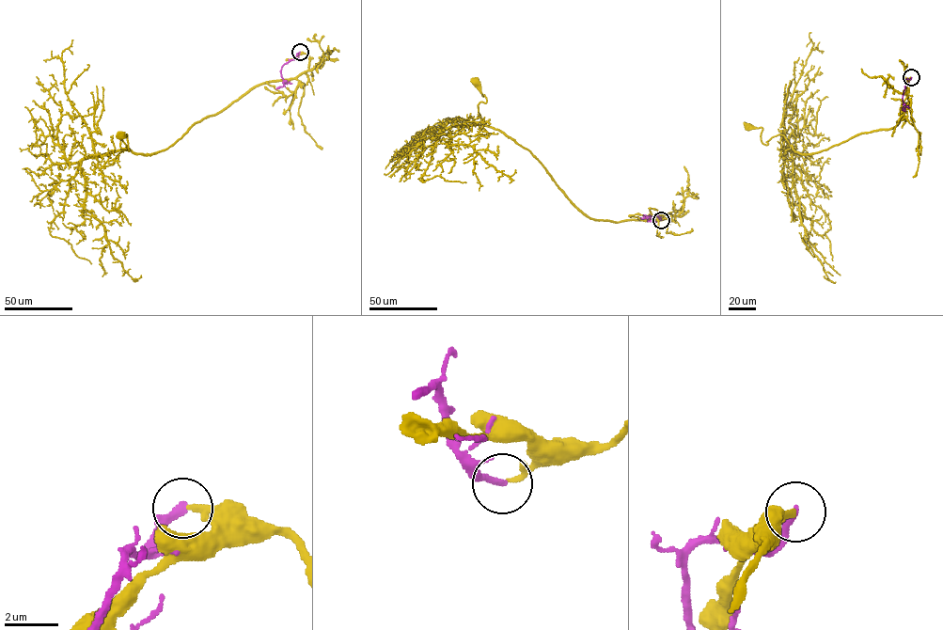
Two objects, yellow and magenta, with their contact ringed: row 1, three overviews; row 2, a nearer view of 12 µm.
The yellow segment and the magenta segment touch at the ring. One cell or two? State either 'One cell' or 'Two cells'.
Two cells

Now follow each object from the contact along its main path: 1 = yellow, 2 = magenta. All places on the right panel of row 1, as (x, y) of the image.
1: (911, 77), (898, 123), (818, 152), (799, 153), (778, 134), (765, 145), (762, 128), (748, 127)
2: (911, 77), (905, 79), (903, 111)

